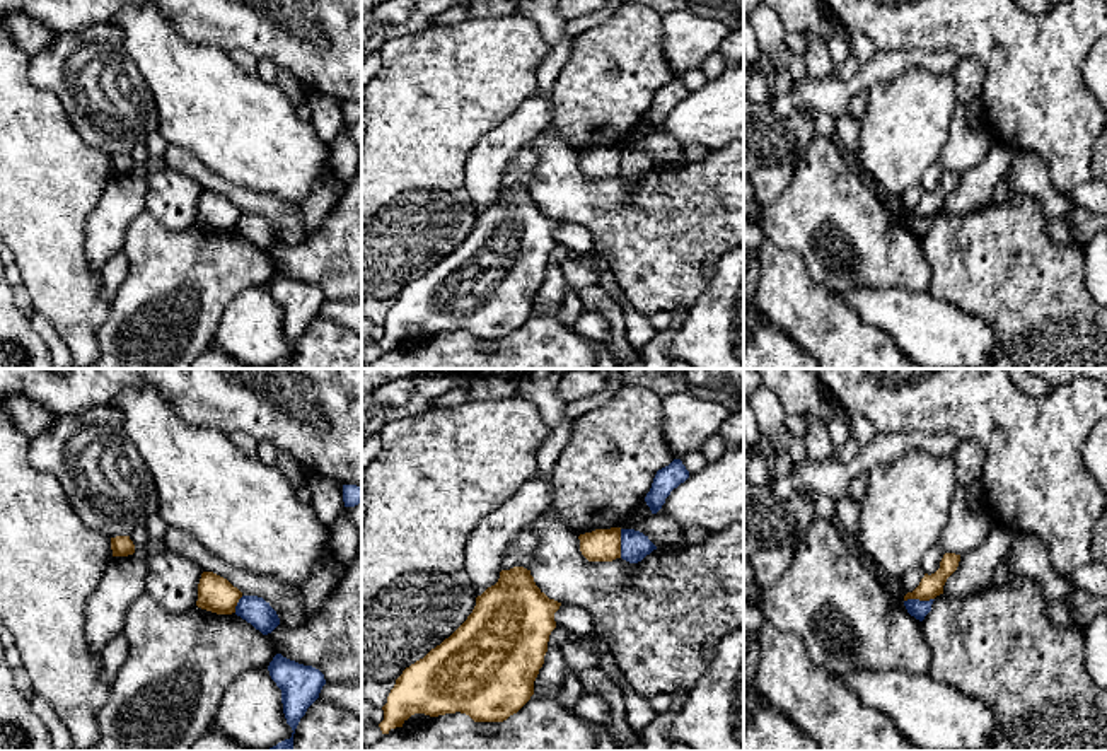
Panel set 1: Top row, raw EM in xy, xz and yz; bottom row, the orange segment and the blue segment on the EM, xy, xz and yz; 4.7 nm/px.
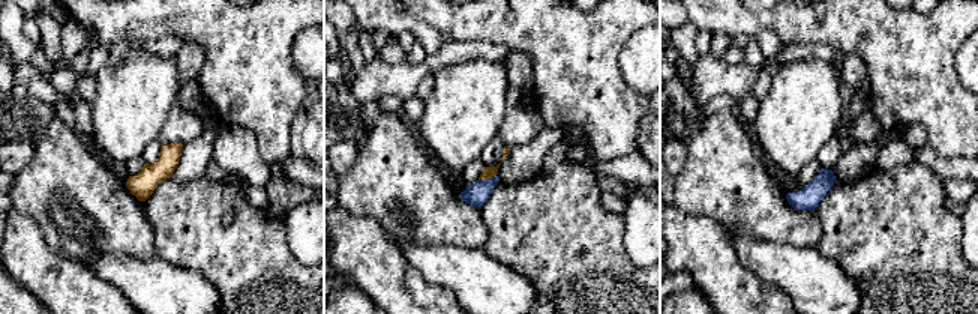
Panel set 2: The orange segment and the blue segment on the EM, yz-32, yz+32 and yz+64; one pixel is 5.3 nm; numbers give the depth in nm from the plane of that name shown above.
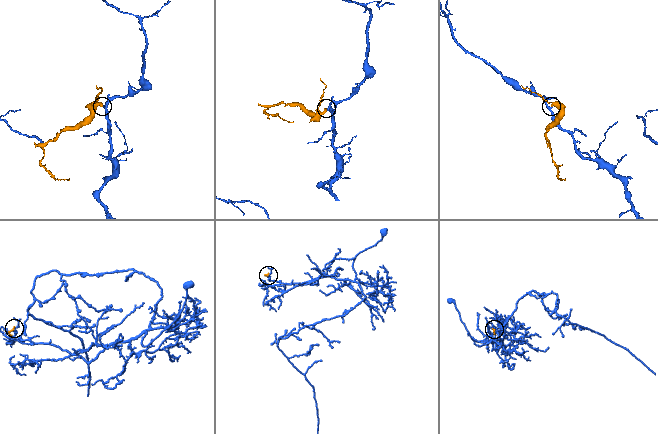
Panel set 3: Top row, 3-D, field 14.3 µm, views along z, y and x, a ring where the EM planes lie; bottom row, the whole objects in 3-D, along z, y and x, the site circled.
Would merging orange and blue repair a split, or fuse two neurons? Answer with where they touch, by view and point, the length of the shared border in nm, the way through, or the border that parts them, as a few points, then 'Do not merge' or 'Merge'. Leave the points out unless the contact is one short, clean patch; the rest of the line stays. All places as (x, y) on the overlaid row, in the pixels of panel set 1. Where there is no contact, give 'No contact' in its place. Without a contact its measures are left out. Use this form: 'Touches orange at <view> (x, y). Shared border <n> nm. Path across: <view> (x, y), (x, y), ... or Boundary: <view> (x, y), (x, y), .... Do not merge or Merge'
Touches orange at yz (918, 598). Shared border 140 nm. Boundary: yz (933, 598), (904, 601). Do not merge

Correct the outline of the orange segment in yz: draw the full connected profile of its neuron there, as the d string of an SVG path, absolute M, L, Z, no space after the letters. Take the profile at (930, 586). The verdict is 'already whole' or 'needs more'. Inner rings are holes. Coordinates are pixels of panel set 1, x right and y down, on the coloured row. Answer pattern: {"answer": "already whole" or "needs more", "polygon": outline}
{"answer": "already whole", "polygon": "M945 553L940 568L921 579L919 585L904 596L904 601L907 599L919 599L919 601L930 601L935 599L936 596L943 594L943 585L947 579L957 570L960 562L960 555L955 553Z"}

